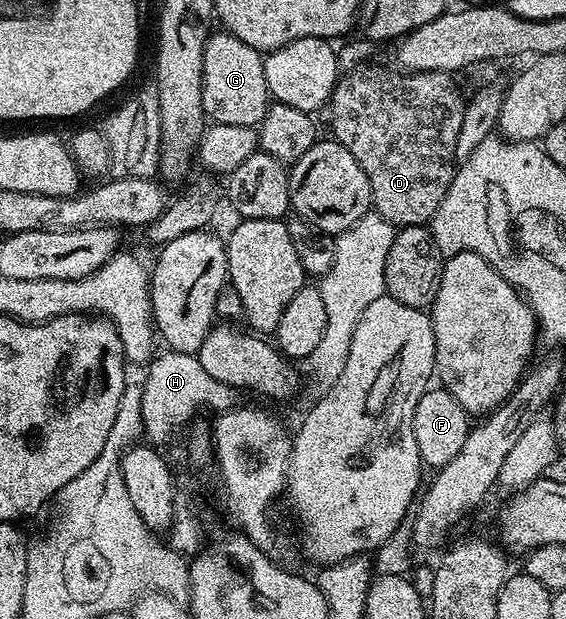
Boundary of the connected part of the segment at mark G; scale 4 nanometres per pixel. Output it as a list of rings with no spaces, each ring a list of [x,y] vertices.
[[[222,29],[212,30],[203,54],[201,101],[204,116],[211,123],[258,128],[269,106],[269,92],[263,68],[264,56]]]

